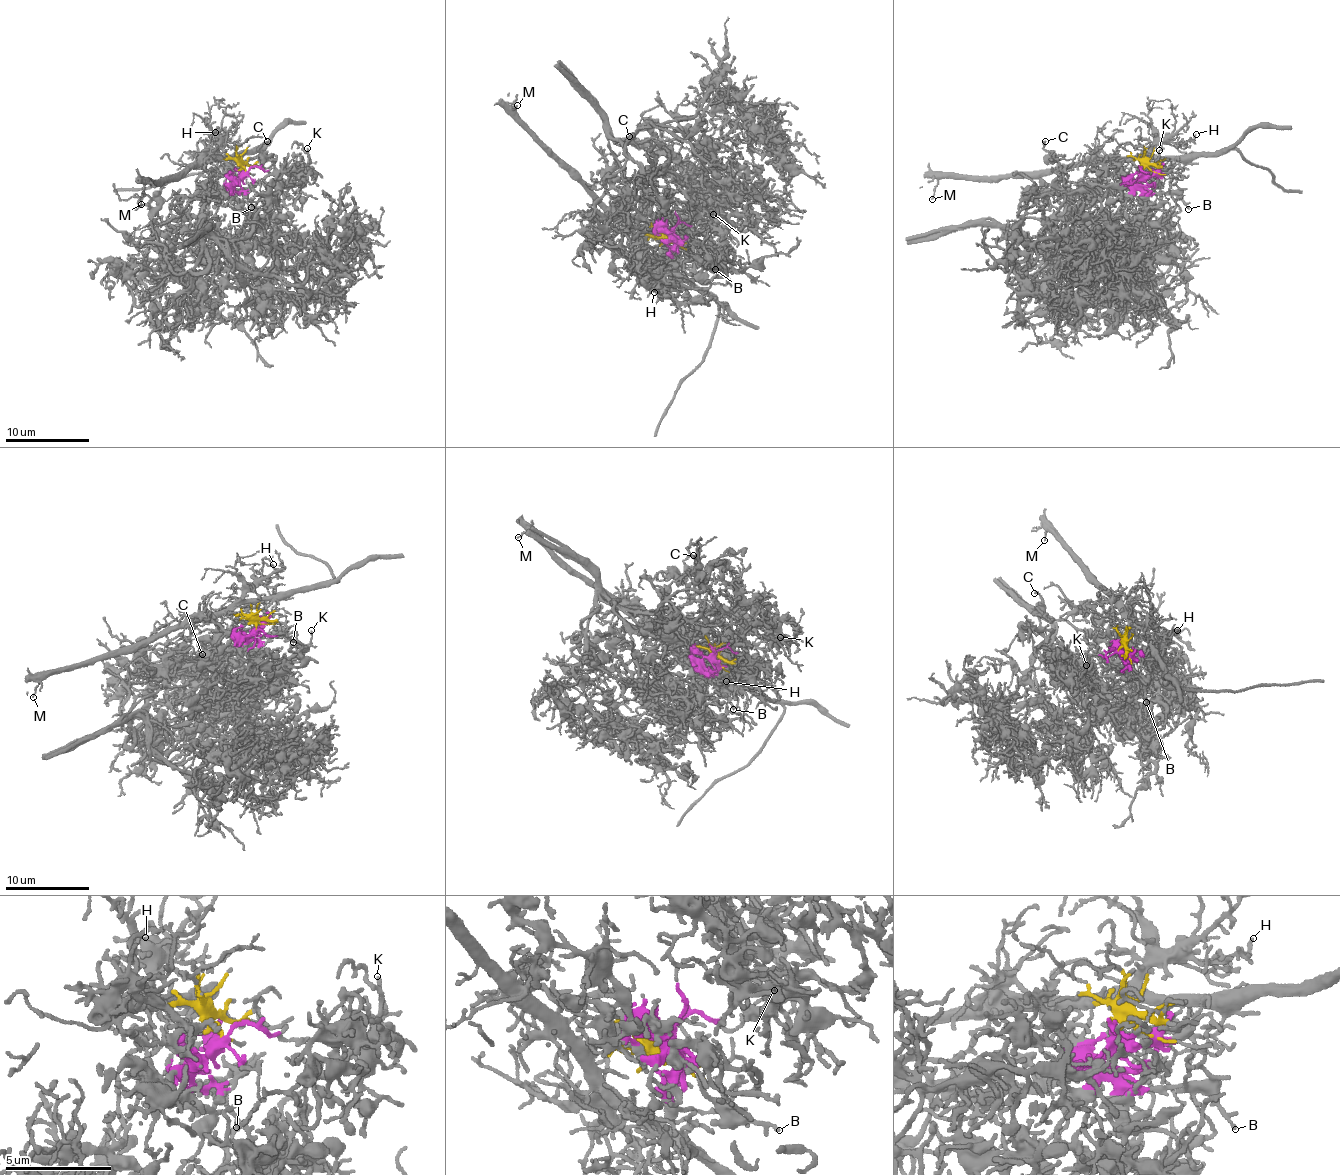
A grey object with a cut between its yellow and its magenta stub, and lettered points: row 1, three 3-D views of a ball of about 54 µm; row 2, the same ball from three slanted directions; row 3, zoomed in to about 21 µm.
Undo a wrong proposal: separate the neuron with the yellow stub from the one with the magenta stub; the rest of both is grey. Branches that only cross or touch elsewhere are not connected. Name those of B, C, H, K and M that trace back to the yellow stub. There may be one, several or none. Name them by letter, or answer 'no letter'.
H, M

